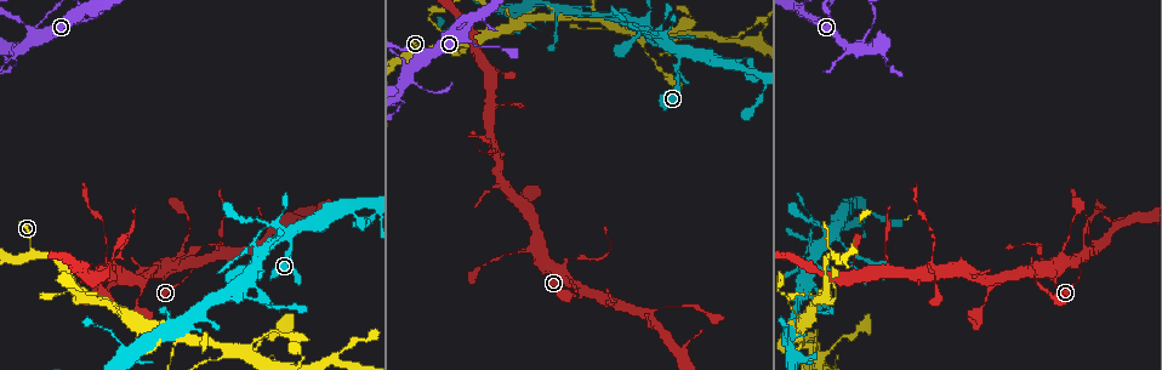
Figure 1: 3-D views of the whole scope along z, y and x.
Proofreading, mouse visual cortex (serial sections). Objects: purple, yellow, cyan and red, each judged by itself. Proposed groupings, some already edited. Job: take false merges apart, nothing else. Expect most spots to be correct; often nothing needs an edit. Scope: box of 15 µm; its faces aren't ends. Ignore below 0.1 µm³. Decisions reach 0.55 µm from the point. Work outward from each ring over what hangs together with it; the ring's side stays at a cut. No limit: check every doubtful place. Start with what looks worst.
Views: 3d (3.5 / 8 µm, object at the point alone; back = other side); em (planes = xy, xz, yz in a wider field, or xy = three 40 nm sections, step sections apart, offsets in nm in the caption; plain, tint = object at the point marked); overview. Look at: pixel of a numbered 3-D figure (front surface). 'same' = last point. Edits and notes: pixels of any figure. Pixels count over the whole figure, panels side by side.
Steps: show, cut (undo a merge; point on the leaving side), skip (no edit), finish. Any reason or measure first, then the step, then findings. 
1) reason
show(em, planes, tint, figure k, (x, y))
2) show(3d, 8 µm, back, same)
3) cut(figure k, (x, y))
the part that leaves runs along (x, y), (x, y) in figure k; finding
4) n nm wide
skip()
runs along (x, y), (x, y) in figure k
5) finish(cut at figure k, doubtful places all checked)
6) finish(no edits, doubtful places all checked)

small branch off a trunk
show(3d, 3.5 µm, figure 1, (680, 54))

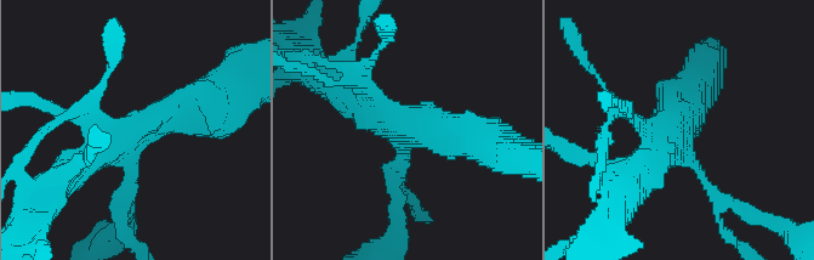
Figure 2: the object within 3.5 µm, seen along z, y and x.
4 arms; arms of 150, 200, 350, 400 nm; now the EM
show(em, planes, tint, figure 2, (127, 147))

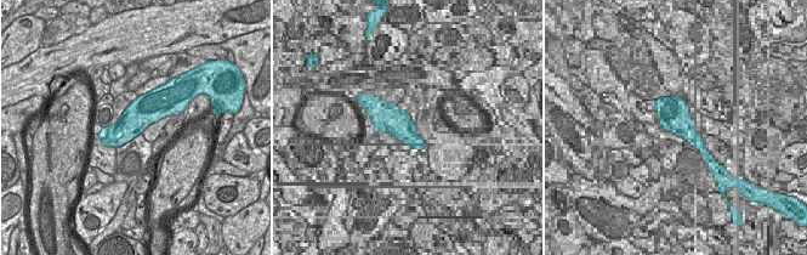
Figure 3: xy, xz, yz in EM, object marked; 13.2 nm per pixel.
skip()
runs along (394, 186), (403, 136), (335, 86) in figure 2; one cell here

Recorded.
three arms meet
show(3d, 3.5 µm, figure 1, (129, 314))

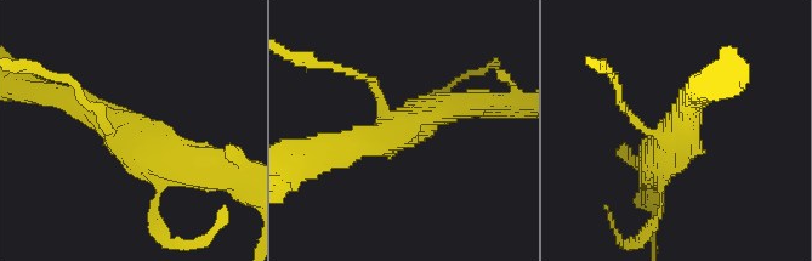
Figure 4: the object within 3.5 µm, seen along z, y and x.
shape alone is not enough
show(em, xy, step 1, tint, figure 4, (676, 135))

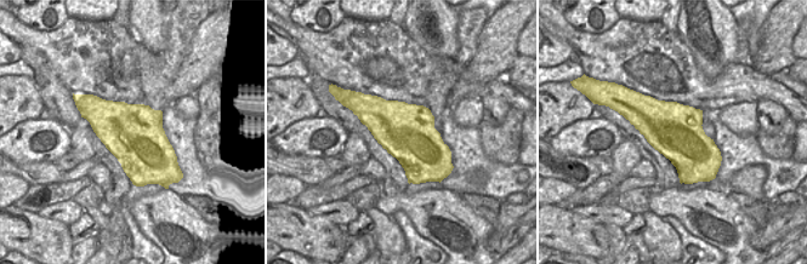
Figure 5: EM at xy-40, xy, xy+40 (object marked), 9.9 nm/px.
550 nm wide
skip()
runs along (60, 97), (193, 164) in figure 4; all the same cell

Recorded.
sharp bend
show(3d, 3.5 µm, figure 1, (404, 102))

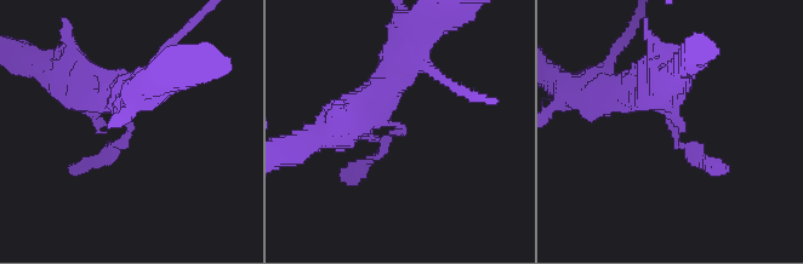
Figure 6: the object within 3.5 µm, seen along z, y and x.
show(em, planes, tint, figure 6, (396, 133))

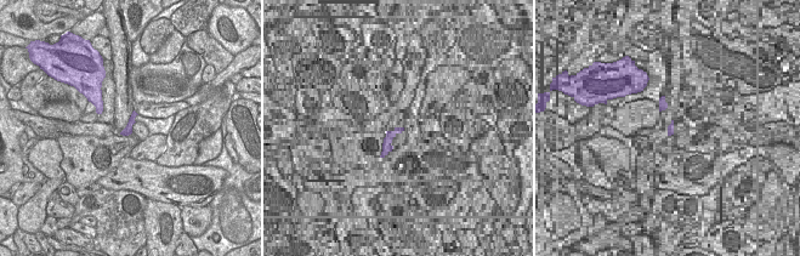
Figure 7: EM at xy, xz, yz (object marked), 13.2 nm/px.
arms of 200, 450 nm
skip()
runs along (135, 114), (123, 132) in figure 7; all the same cell

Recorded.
side arm on a straight run
show(3d, 8 µm, figure 1, (813, 346))

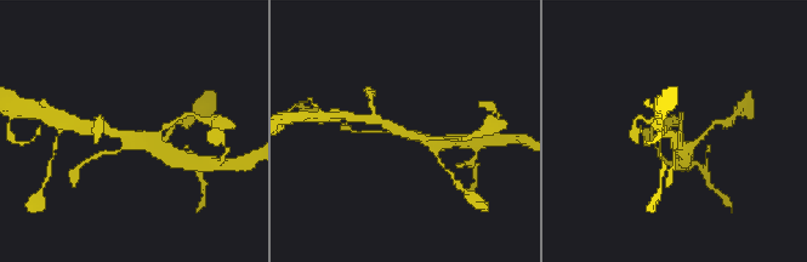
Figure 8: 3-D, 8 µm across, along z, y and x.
show(3d, 3.5 µm, figure 8, (126, 137))

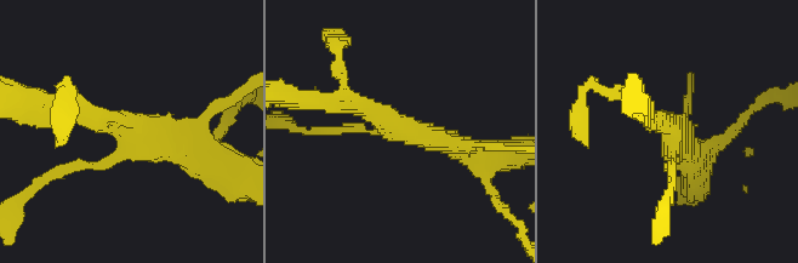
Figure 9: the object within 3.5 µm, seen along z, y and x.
3 arms; arms of 100, 200, 300 nm
show(em, xy, step 1, tint, figure 9, (670, 131))

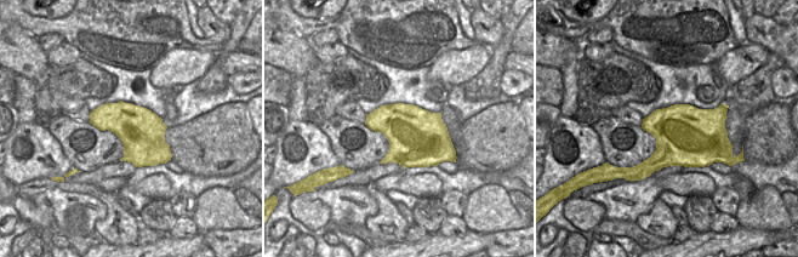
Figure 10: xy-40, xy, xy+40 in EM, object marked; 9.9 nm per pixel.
600 nm wide
skip()
runs along (330, 103), (472, 153) in figure 9; all the same cell

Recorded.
finish(no edits, doubtful places all checked)

